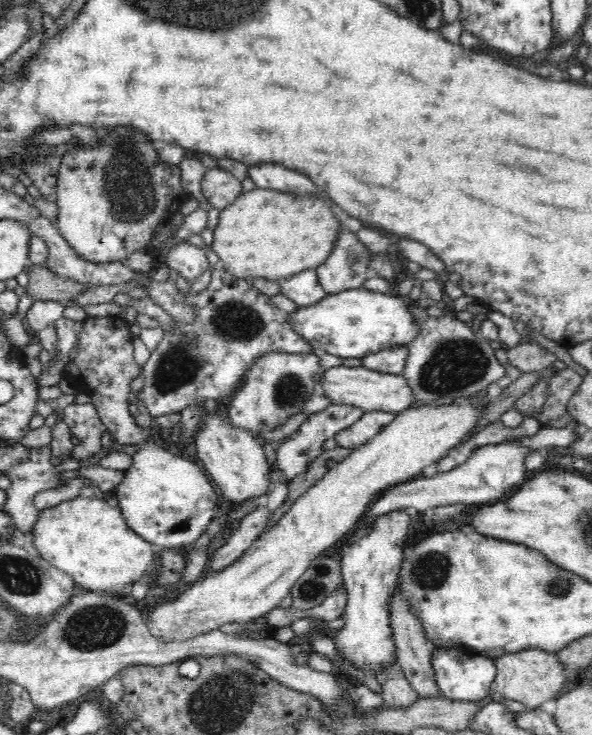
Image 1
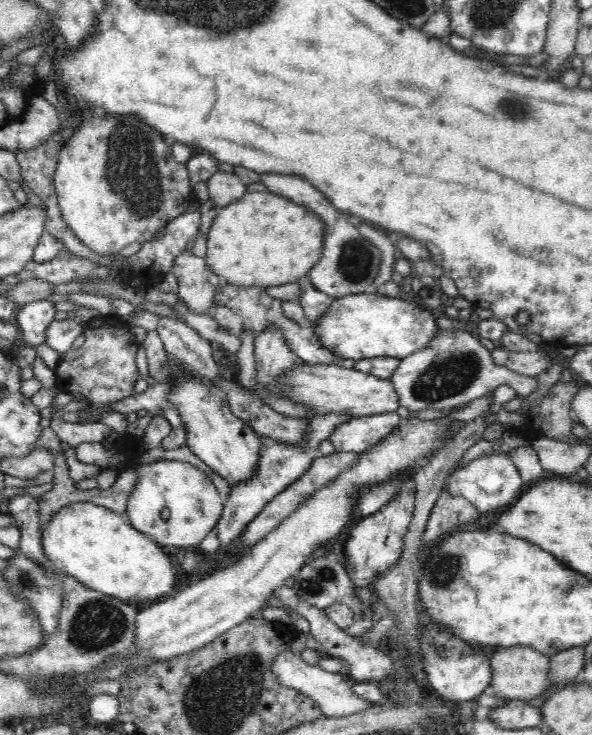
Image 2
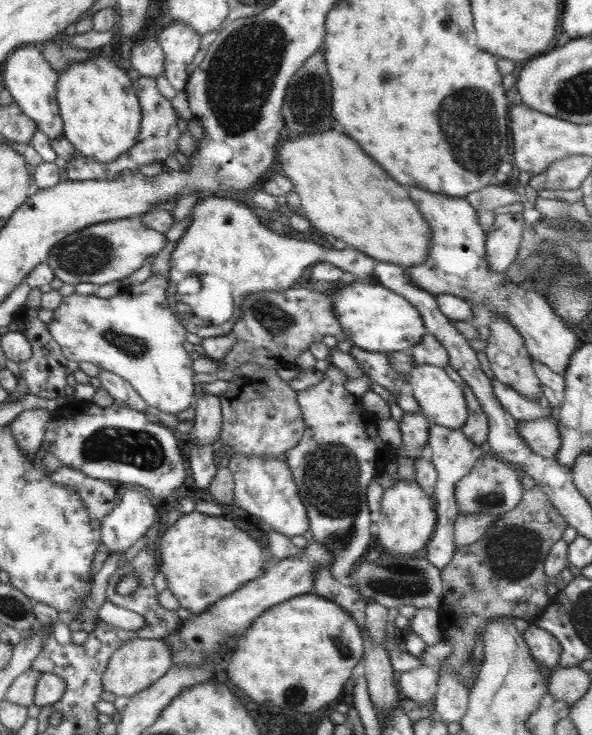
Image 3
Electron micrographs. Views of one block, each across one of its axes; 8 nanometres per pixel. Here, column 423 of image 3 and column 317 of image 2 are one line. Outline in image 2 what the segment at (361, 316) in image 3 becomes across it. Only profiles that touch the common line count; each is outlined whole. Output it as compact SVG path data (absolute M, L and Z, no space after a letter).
M373 291L333 299L317 325L313 326L322 346L342 359L355 361L374 357L402 360L428 346L439 330L437 318L421 310L420 302L410 294L389 297Z

